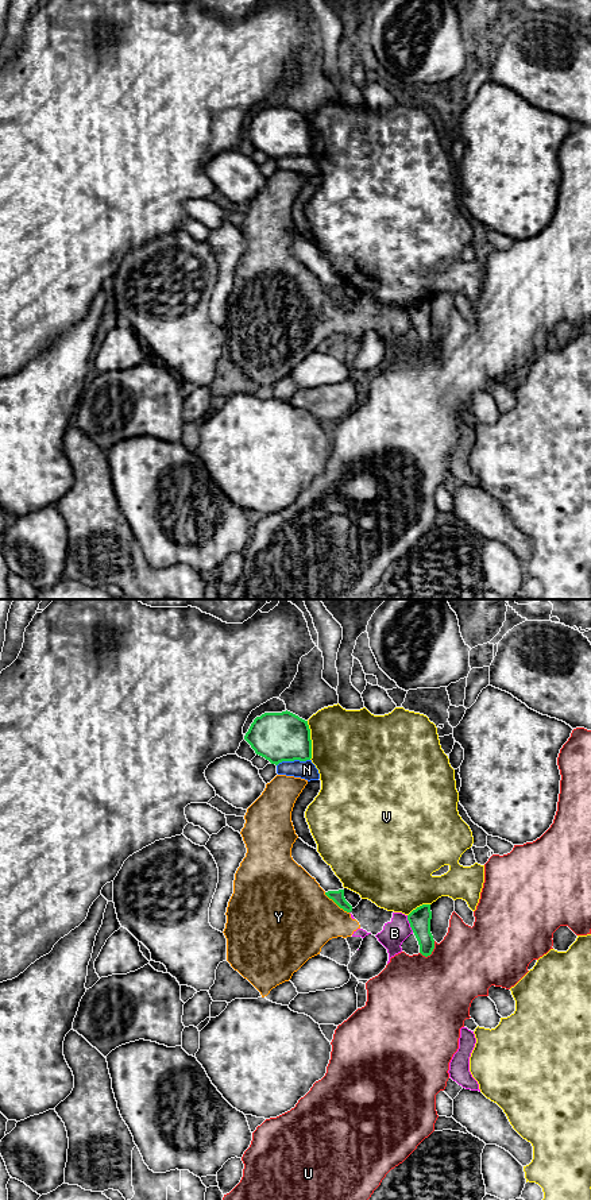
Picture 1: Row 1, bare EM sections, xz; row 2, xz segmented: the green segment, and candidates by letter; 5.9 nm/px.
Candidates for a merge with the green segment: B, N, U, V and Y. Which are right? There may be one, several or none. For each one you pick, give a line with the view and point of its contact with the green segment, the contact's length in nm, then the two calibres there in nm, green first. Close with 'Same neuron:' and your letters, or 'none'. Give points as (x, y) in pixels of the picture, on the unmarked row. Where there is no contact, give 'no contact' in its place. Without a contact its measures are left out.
Same neuron: none

